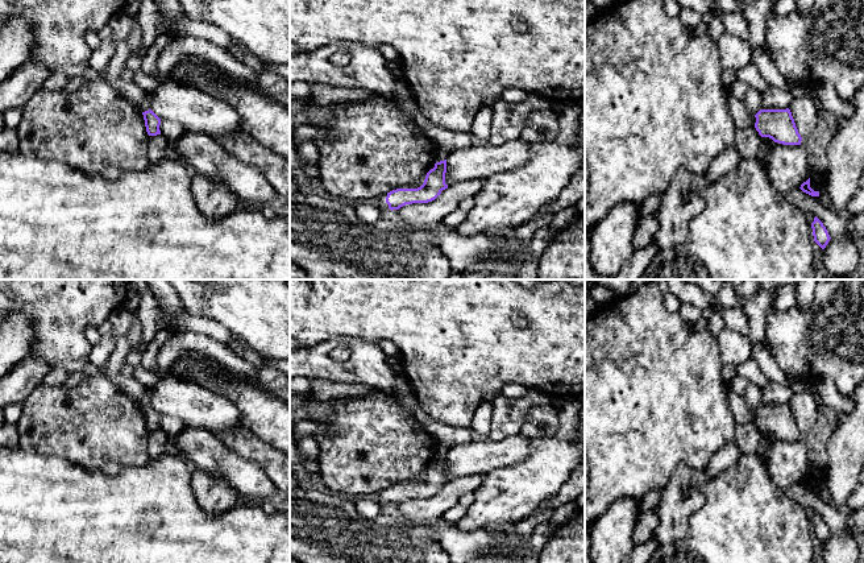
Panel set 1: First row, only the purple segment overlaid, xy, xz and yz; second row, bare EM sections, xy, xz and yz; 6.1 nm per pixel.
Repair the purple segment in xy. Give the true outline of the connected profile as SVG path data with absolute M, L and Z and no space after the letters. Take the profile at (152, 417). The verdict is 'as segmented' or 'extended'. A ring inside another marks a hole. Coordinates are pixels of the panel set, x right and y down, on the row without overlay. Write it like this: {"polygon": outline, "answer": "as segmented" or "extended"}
{"polygon": "M151 405L142 407L142 410L148 430L149 431L161 430L159 426L161 414Z", "answer": "as segmented"}

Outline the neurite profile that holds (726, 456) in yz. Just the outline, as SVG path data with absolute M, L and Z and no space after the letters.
M735 440L730 442L711 456L702 471L707 479L711 480L719 476L726 468L731 467L740 455L742 452Z

